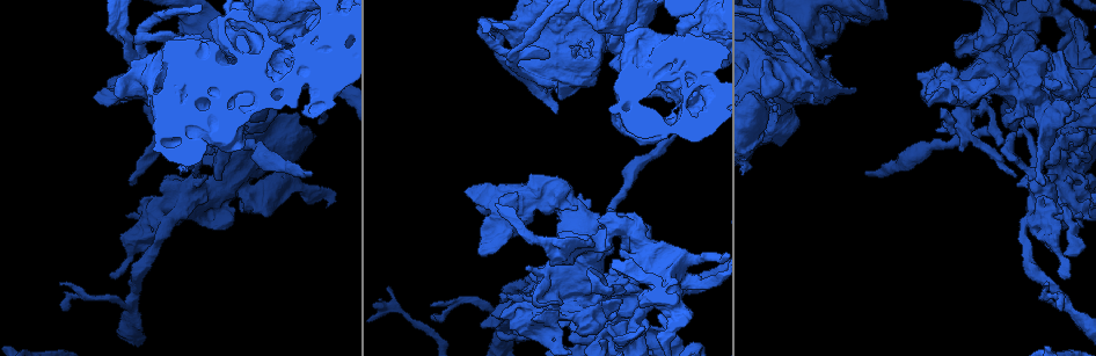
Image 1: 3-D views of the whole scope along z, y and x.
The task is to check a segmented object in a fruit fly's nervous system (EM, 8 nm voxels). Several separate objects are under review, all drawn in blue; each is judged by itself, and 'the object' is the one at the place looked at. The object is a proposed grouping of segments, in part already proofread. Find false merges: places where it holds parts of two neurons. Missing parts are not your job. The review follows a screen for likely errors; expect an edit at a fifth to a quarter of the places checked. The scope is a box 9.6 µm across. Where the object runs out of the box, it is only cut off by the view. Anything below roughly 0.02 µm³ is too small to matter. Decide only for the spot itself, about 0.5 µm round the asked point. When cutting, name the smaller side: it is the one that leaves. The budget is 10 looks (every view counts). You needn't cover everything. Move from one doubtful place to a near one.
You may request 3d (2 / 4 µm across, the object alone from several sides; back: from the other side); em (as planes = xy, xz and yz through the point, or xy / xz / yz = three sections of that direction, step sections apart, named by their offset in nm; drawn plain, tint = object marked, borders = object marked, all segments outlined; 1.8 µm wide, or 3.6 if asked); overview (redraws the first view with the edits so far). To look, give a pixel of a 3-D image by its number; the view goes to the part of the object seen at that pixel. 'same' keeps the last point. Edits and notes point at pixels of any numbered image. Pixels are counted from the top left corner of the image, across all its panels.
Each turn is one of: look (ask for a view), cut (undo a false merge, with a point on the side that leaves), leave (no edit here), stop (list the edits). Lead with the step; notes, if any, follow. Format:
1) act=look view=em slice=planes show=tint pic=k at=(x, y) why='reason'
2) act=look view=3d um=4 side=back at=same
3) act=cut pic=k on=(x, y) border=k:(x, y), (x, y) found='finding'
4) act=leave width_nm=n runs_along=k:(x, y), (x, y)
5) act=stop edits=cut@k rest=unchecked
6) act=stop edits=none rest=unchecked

act=look view=3d um=4 pic=1 at=(577, 52) why='sharp bend'

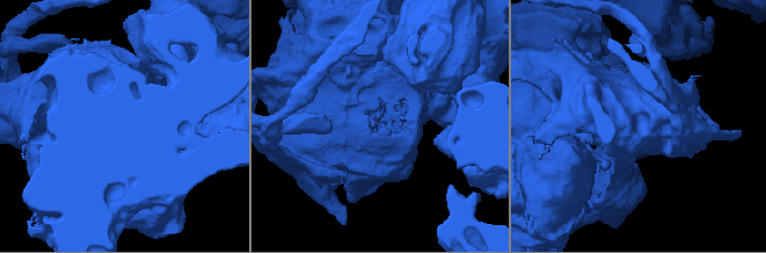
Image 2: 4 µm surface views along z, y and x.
act=look view=em um=3.6 slice=yz step=4 show=tint pic=2 at=(381, 124) why='now the EM'

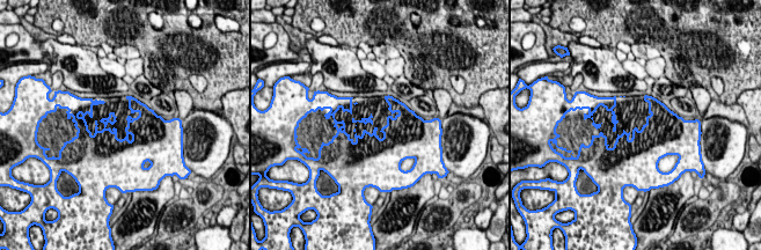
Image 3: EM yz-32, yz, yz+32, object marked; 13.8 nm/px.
act=look view=em um=3.6 slice=xz step=16 show=tint at=same

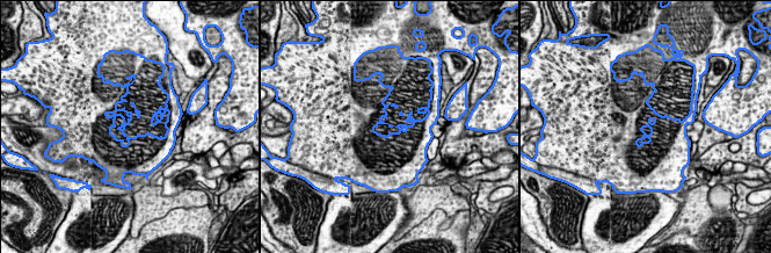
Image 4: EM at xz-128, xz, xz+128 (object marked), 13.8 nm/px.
act=leave width_nm=50 found='all the same neuron'

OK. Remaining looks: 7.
act=look view=3d um=2 pic=1 at=(511, 55) why='branch point'

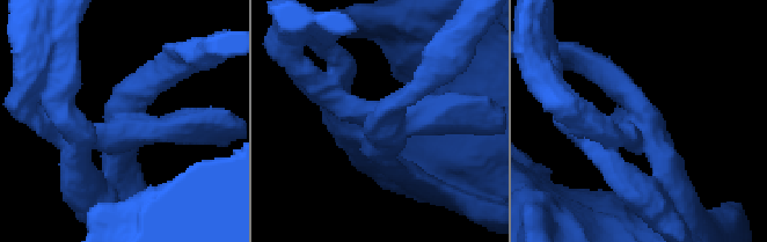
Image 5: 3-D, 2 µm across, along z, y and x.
act=look view=em slice=xy step=8 show=tint pic=5 at=(637, 117) why='shape alone is not enough'

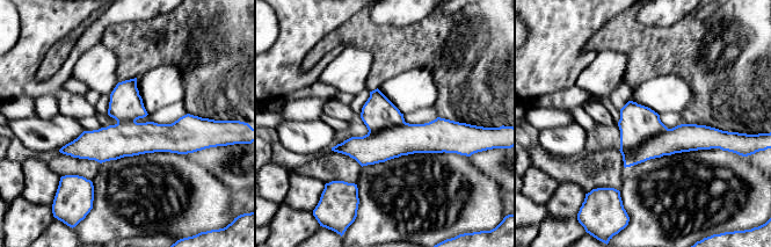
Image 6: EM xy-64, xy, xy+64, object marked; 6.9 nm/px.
act=look view=em slice=planes show=tint at=same

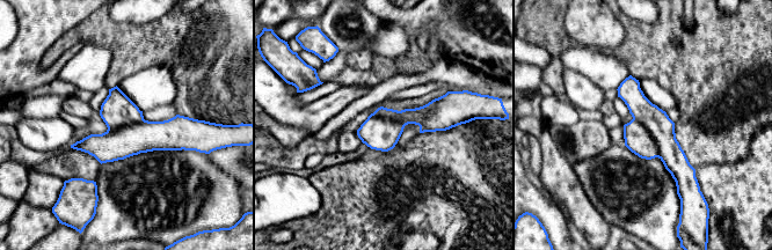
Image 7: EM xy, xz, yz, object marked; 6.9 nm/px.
act=leave width_nm=260 runs_along=7:(194, 127), (75, 146) found='all the same neuron'

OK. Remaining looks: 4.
act=look view=em um=3.6 slice=yz step=8 show=tint pic=1 at=(1045, 116) why='calibre changes'

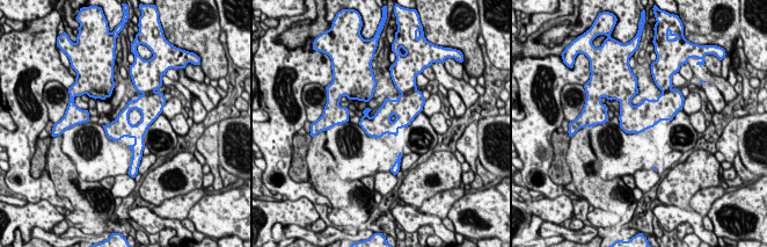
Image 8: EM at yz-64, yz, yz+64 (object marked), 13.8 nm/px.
act=leave width_nm=300 found='all the same neuron'

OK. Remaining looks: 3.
act=look view=3d um=4 pic=1 at=(648, 65) why='narrows sharply'

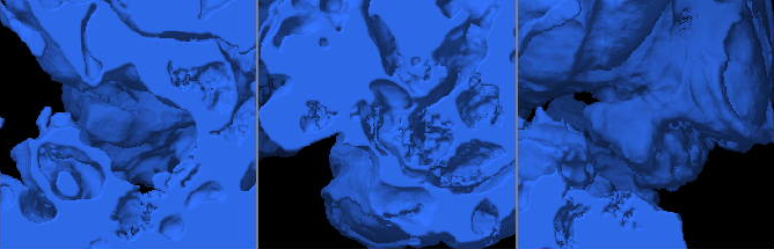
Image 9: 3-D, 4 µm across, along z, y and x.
act=look view=em um=3.6 slice=planes show=tint at=same why='now the EM'

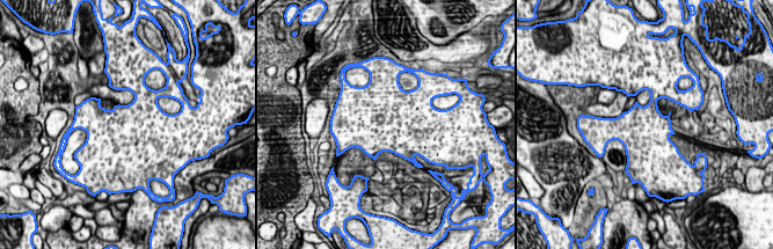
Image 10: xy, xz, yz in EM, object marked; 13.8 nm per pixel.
act=leave found='continuous, no second neuron'

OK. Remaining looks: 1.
act=stop edits=none rest=unchecked

